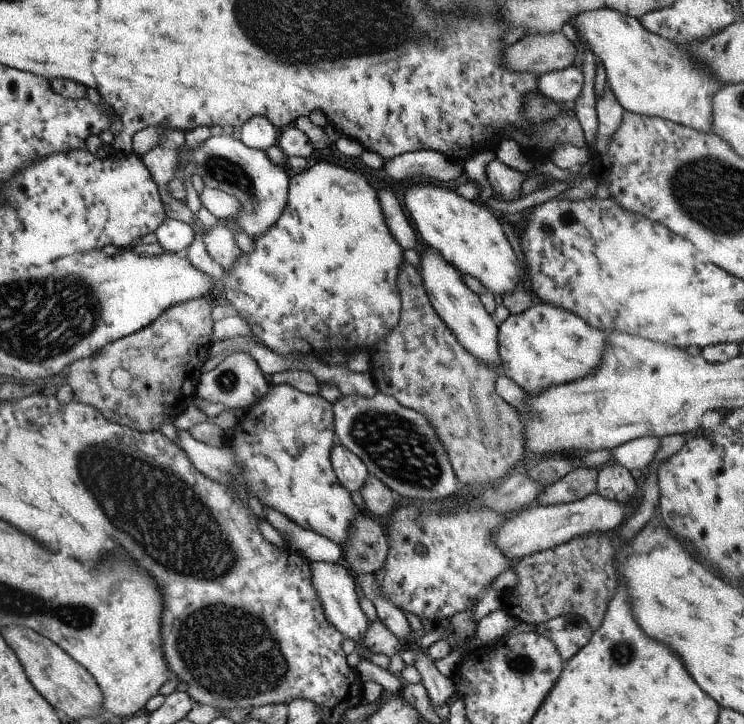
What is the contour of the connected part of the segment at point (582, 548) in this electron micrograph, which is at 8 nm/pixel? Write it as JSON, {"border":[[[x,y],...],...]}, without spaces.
{"border":[[[588,533],[569,539],[567,542],[558,544],[550,549],[545,549],[514,560],[512,571],[519,580],[515,587],[503,590],[501,610],[509,613],[519,621],[531,622],[531,624],[541,624],[549,619],[565,613],[579,614],[586,620],[592,631],[597,630],[604,615],[608,602],[616,593],[615,570],[611,566],[613,560],[613,546],[604,533]]]}

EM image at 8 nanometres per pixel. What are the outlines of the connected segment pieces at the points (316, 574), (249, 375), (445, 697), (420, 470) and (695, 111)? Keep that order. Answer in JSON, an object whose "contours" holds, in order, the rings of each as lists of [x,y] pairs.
{"contours":[[[[307,561],[310,572],[310,581],[313,590],[321,603],[324,617],[350,641],[359,640],[358,648],[363,655],[369,655],[371,652],[364,646],[362,638],[367,630],[367,620],[359,608],[359,599],[361,595],[355,584],[355,577],[345,568],[343,562],[330,563],[325,561]]],[[[243,351],[229,353],[212,370],[200,375],[195,396],[207,402],[219,402],[225,409],[241,408],[258,401],[268,391],[268,382],[250,354]]],[[[418,648],[416,660],[413,666],[419,671],[420,680],[423,688],[426,690],[430,705],[445,706],[455,692],[454,680],[444,677],[434,665],[434,661],[424,654]]],[[[375,391],[370,397],[341,395],[332,404],[335,438],[350,450],[393,494],[409,500],[437,501],[457,490],[446,450],[428,418],[416,410],[401,406],[393,397]]],[[[595,9],[573,15],[567,23],[578,36],[586,48],[592,52],[595,60],[599,60],[605,72],[606,84],[620,107],[630,113],[656,116],[682,124],[701,132],[711,131],[712,94],[720,89],[721,85],[707,70],[706,66],[695,61],[685,46],[677,46],[674,42],[661,38],[646,28],[642,28],[639,20],[632,16],[621,14],[615,9]]]]}

